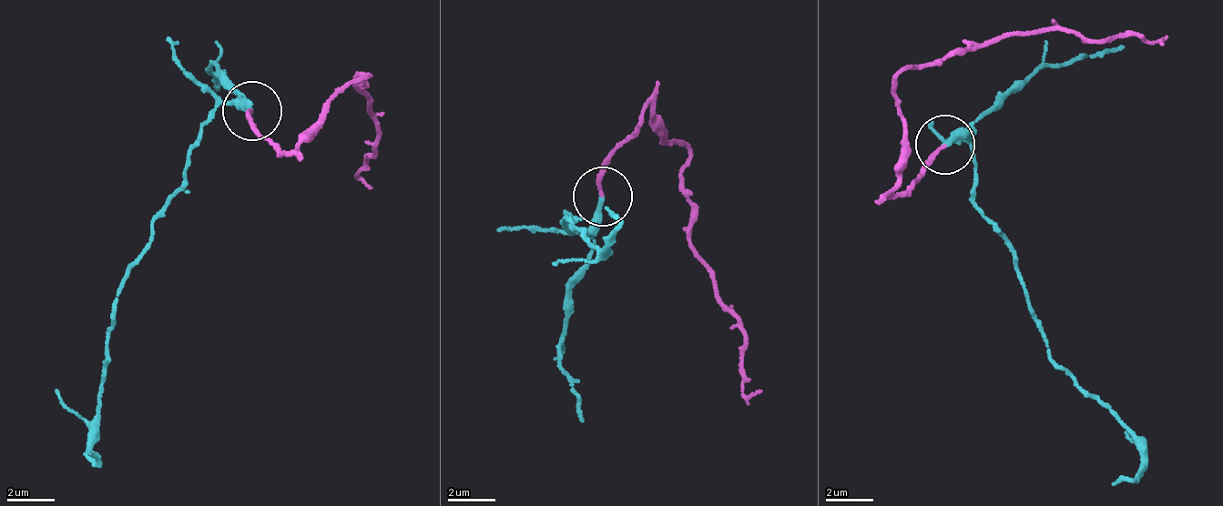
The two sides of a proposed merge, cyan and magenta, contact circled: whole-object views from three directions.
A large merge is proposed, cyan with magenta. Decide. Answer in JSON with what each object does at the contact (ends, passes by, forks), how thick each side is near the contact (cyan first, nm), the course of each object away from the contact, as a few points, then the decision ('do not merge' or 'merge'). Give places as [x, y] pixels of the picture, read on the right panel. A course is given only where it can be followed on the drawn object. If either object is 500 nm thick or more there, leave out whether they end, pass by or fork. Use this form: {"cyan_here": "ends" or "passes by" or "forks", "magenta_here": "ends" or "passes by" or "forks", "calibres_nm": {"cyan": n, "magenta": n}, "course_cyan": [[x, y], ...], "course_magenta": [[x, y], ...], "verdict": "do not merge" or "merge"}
{"cyan_here": "ends", "magenta_here": "ends", "calibres_nm": {"cyan": 240, "magenta": 150}, "course_cyan": [[947, 145], [958, 136], [967, 142], [973, 193], [1014, 262], [1045, 347], [1143, 456], [1131, 480], [1111, 482]], "course_magenta": [[947, 145], [922, 179], [897, 196], [908, 128], [897, 75], [1003, 38], [1070, 30], [1091, 37], [1164, 41]], "verdict": "merge"}

